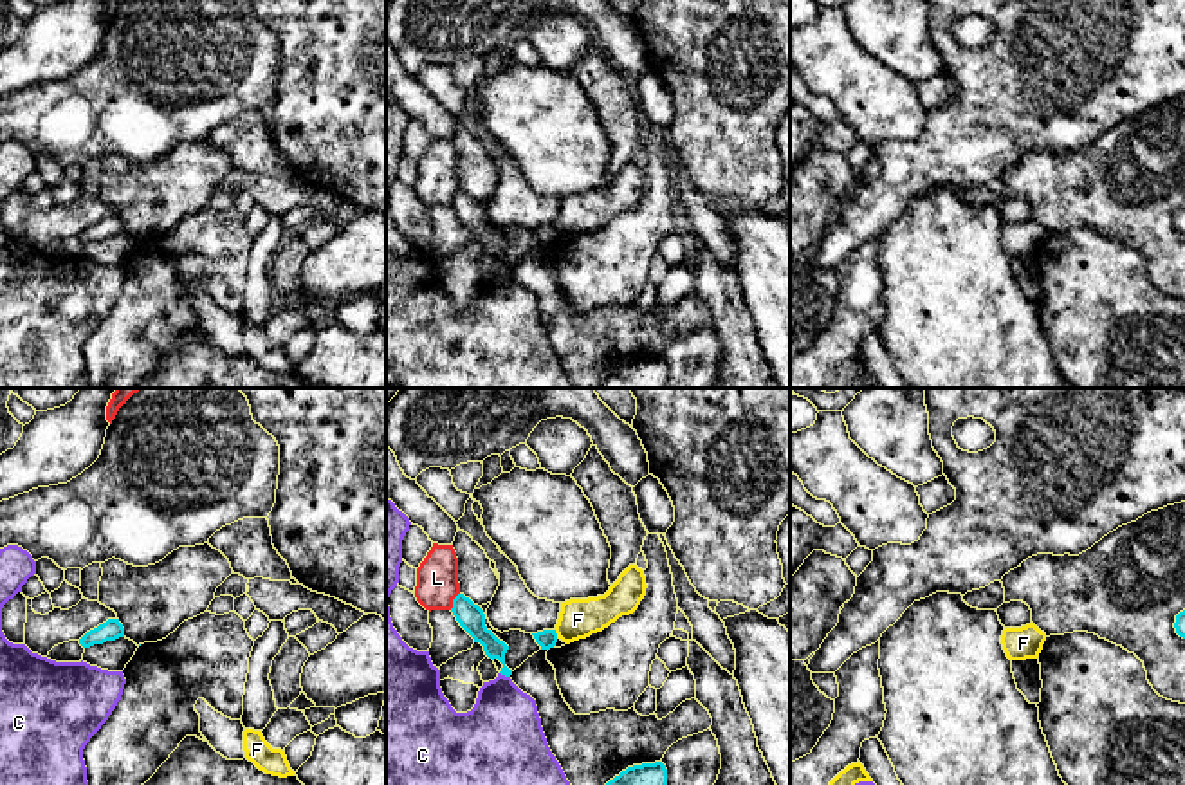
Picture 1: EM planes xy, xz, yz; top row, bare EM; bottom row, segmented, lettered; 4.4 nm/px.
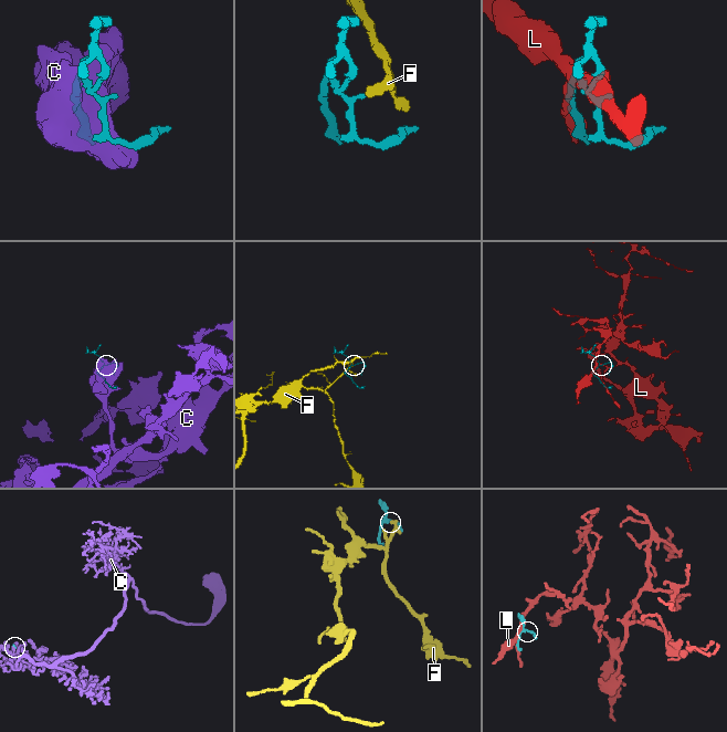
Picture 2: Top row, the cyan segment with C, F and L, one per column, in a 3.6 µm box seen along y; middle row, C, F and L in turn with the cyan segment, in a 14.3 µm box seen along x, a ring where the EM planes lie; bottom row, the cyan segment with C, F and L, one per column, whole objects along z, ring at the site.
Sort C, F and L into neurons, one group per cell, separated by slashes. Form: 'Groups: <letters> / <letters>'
Groups: C / F / L

